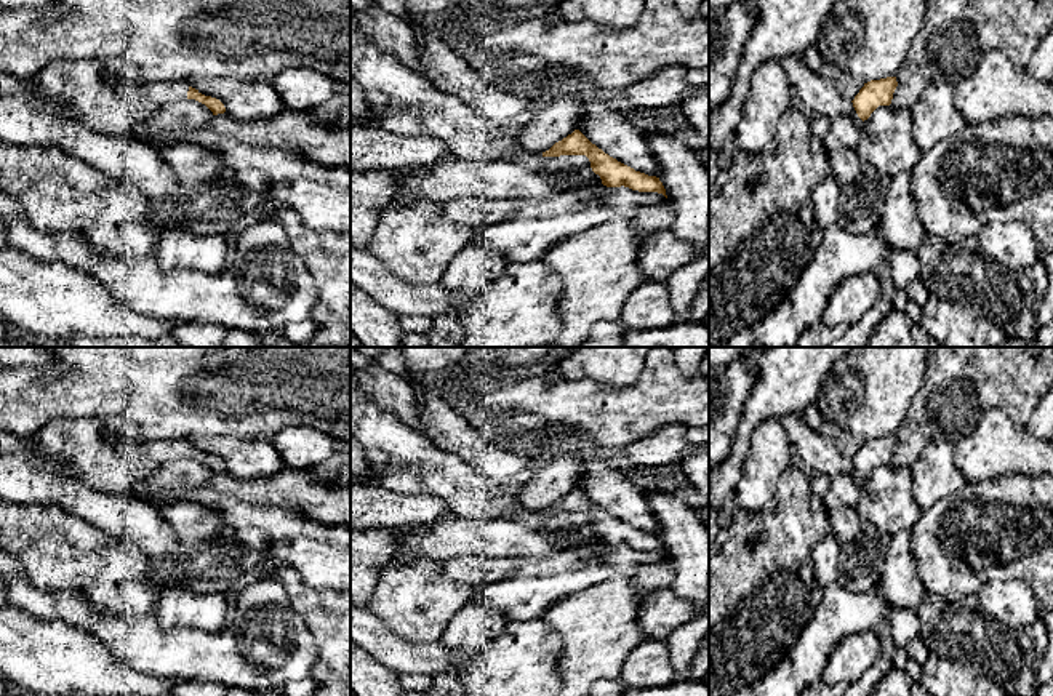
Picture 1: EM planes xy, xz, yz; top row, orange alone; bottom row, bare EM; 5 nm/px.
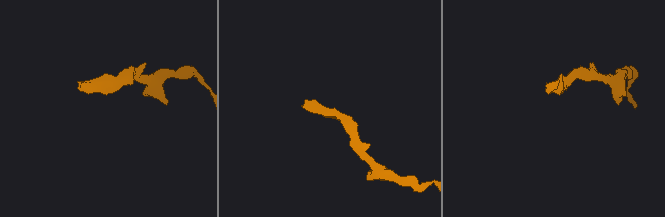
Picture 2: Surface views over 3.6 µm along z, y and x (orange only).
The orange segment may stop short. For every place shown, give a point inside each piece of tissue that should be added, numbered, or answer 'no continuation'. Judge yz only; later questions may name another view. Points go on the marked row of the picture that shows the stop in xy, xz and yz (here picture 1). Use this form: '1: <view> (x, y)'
no continuation

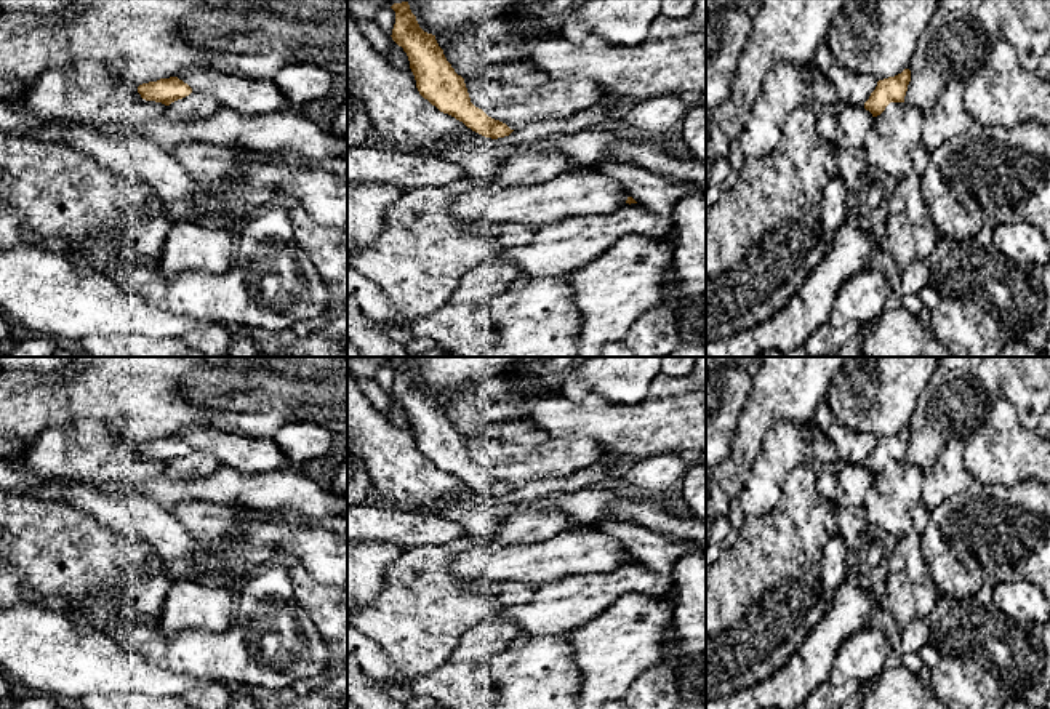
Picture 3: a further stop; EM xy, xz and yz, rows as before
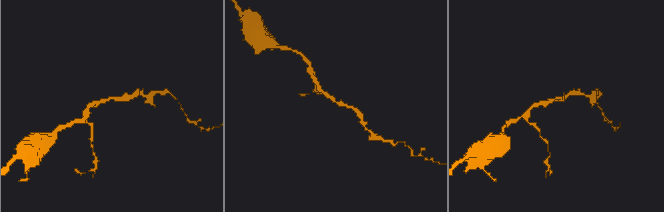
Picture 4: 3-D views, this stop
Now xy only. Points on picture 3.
no continuation

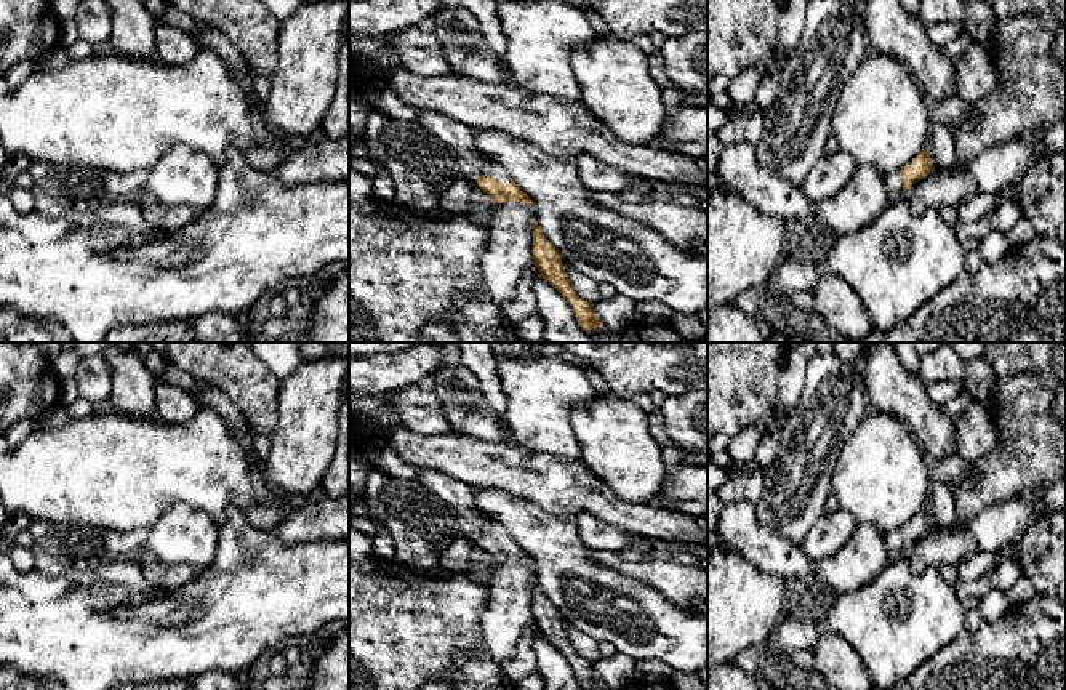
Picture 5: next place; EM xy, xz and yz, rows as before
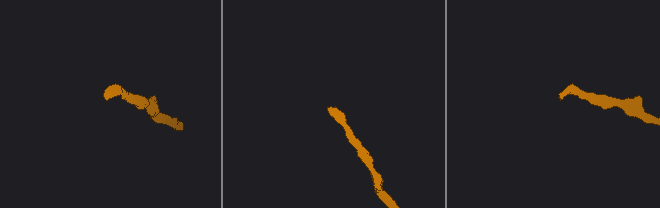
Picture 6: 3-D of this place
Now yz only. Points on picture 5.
1: yz (893, 183)

